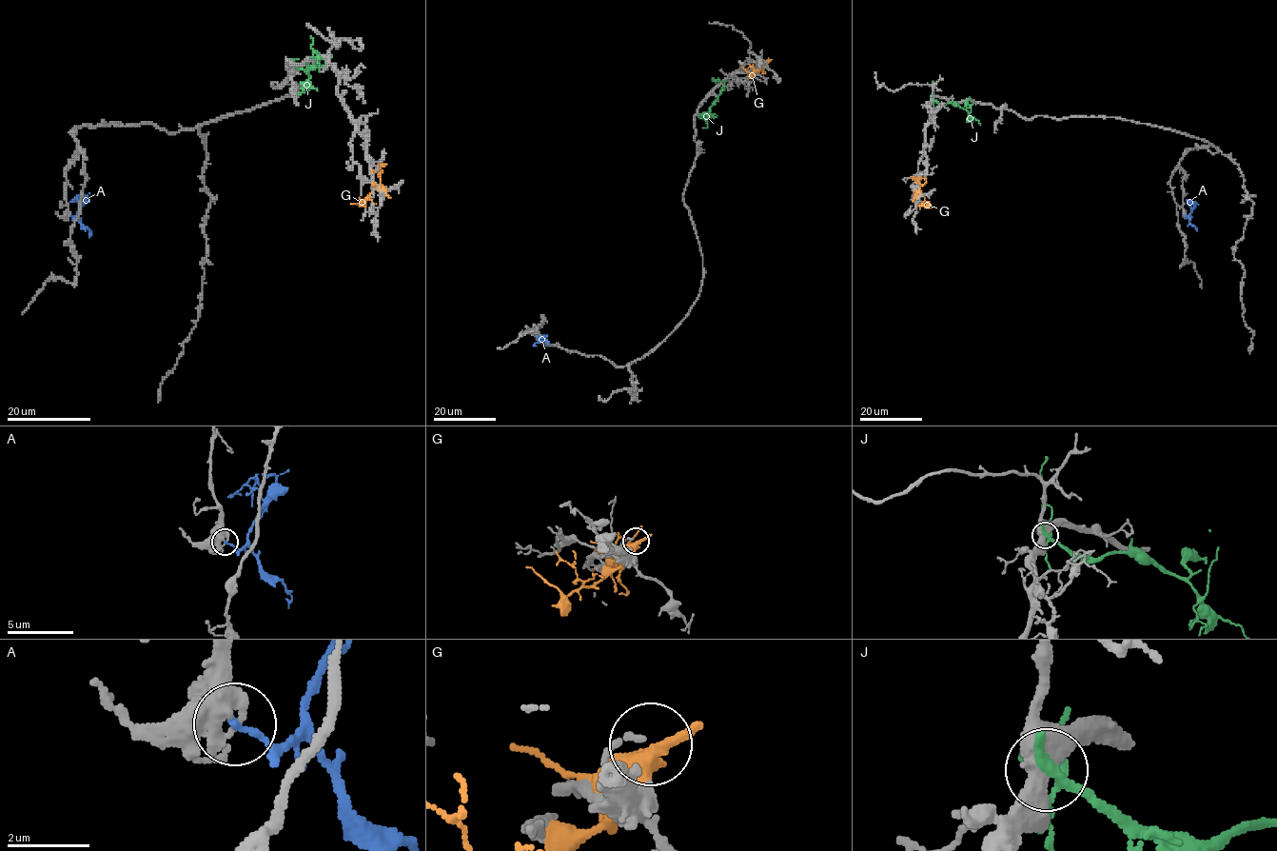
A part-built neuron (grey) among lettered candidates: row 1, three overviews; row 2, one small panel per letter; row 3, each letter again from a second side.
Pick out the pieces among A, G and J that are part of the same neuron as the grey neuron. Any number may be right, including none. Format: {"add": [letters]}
{"add": []}

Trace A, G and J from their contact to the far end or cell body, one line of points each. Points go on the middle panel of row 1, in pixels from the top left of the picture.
A: (533, 331), (541, 338), (533, 346), (537, 346)
G: (767, 61), (751, 74), (741, 68)
J: (725, 80), (721, 93), (709, 109), (707, 128), (703, 128)

